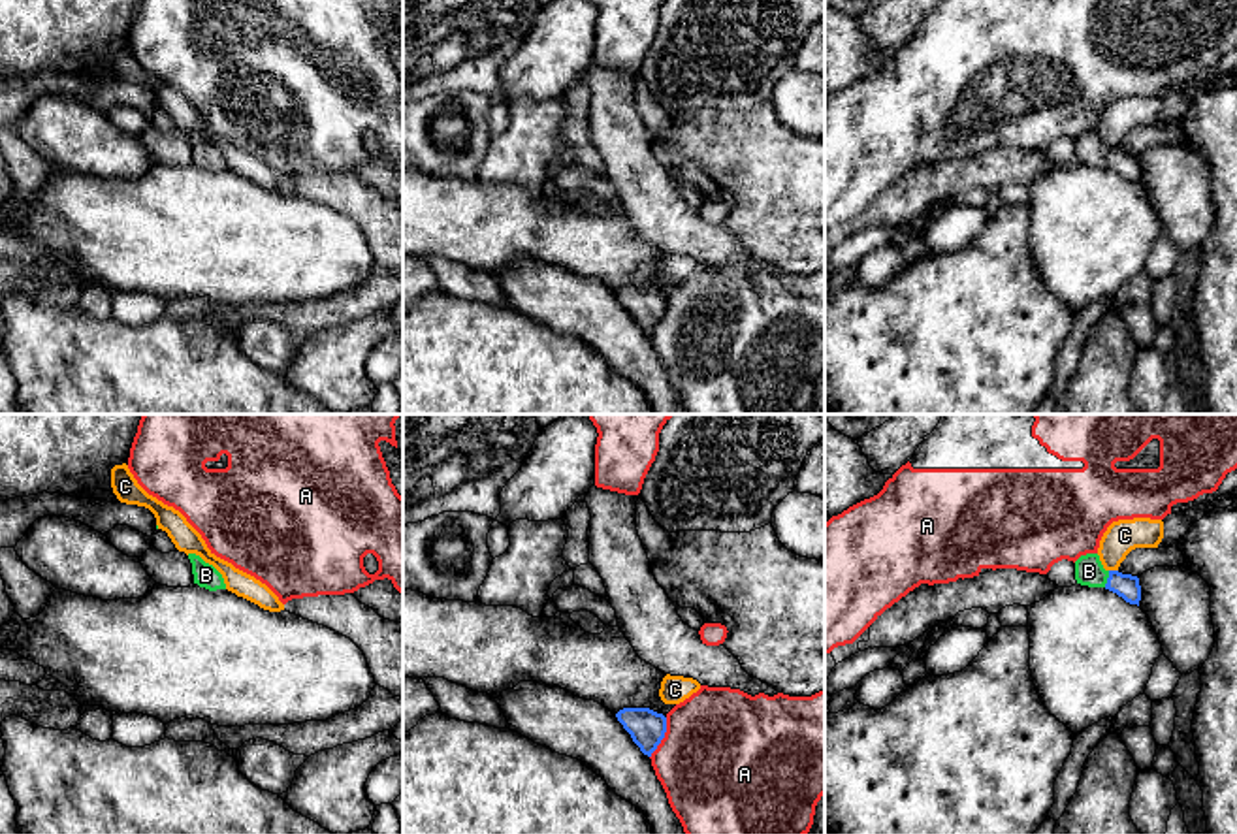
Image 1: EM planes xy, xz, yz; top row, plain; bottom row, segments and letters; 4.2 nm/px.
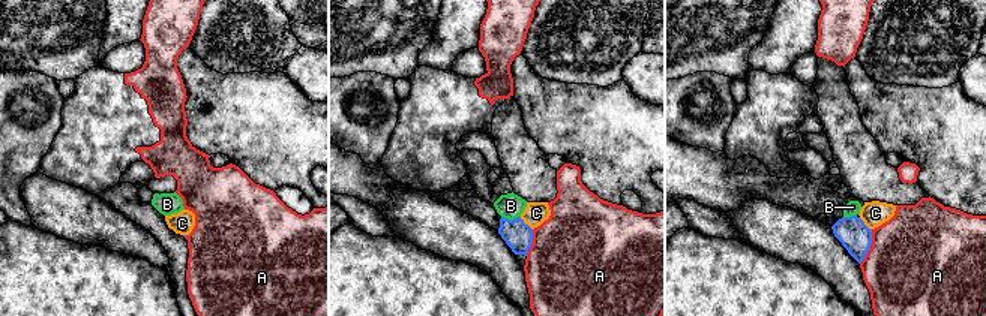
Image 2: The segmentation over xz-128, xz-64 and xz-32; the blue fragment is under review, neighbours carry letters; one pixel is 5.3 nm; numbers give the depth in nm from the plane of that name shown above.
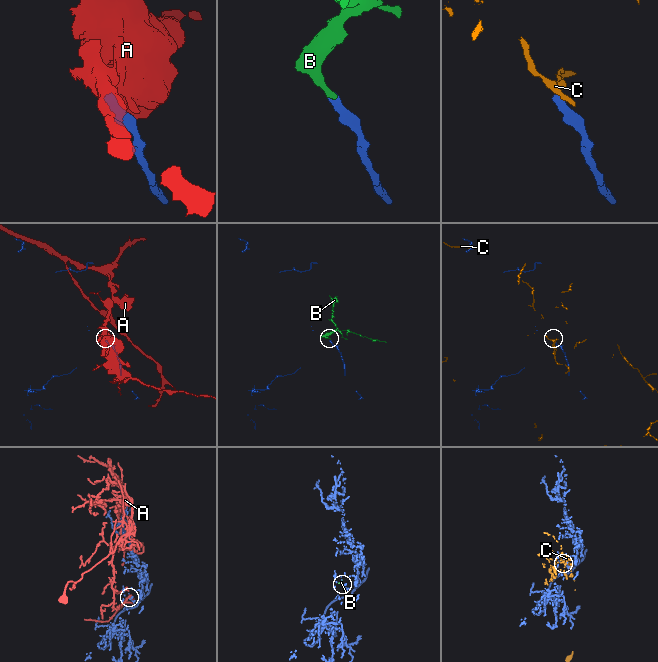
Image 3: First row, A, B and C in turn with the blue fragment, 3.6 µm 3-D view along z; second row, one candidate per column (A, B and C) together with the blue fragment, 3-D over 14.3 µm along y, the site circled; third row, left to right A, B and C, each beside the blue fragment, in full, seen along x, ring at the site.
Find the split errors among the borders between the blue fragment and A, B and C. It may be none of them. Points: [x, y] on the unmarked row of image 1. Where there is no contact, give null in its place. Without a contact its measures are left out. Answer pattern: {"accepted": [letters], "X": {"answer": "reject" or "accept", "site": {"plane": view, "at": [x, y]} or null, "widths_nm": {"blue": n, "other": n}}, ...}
{"accepted": ["B"], "A": {"answer": "reject", "site": {"plane": "xz", "at": [663, 315]}, "widths_nm": {"blue": 160, "other": 500}}, "B": {"answer": "accept", "site": {"plane": "yz", "at": [1108, 157]}, "widths_nm": {"blue": 110, "other": 130}}, "C": {"answer": "reject", "site": {"plane": "yz", "at": [1113, 149]}, "widths_nm": {"blue": 110, "other": 140}}}

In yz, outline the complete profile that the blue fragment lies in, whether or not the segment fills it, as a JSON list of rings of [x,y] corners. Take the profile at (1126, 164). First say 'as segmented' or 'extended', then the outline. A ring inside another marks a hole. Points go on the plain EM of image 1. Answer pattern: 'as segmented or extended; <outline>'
extended; [[[1098,132],[1081,134],[1075,139],[1075,158],[1088,166],[1105,166],[1130,183],[1141,179],[1139,156],[1132,152],[1122,152],[1118,149],[1105,149]]]

